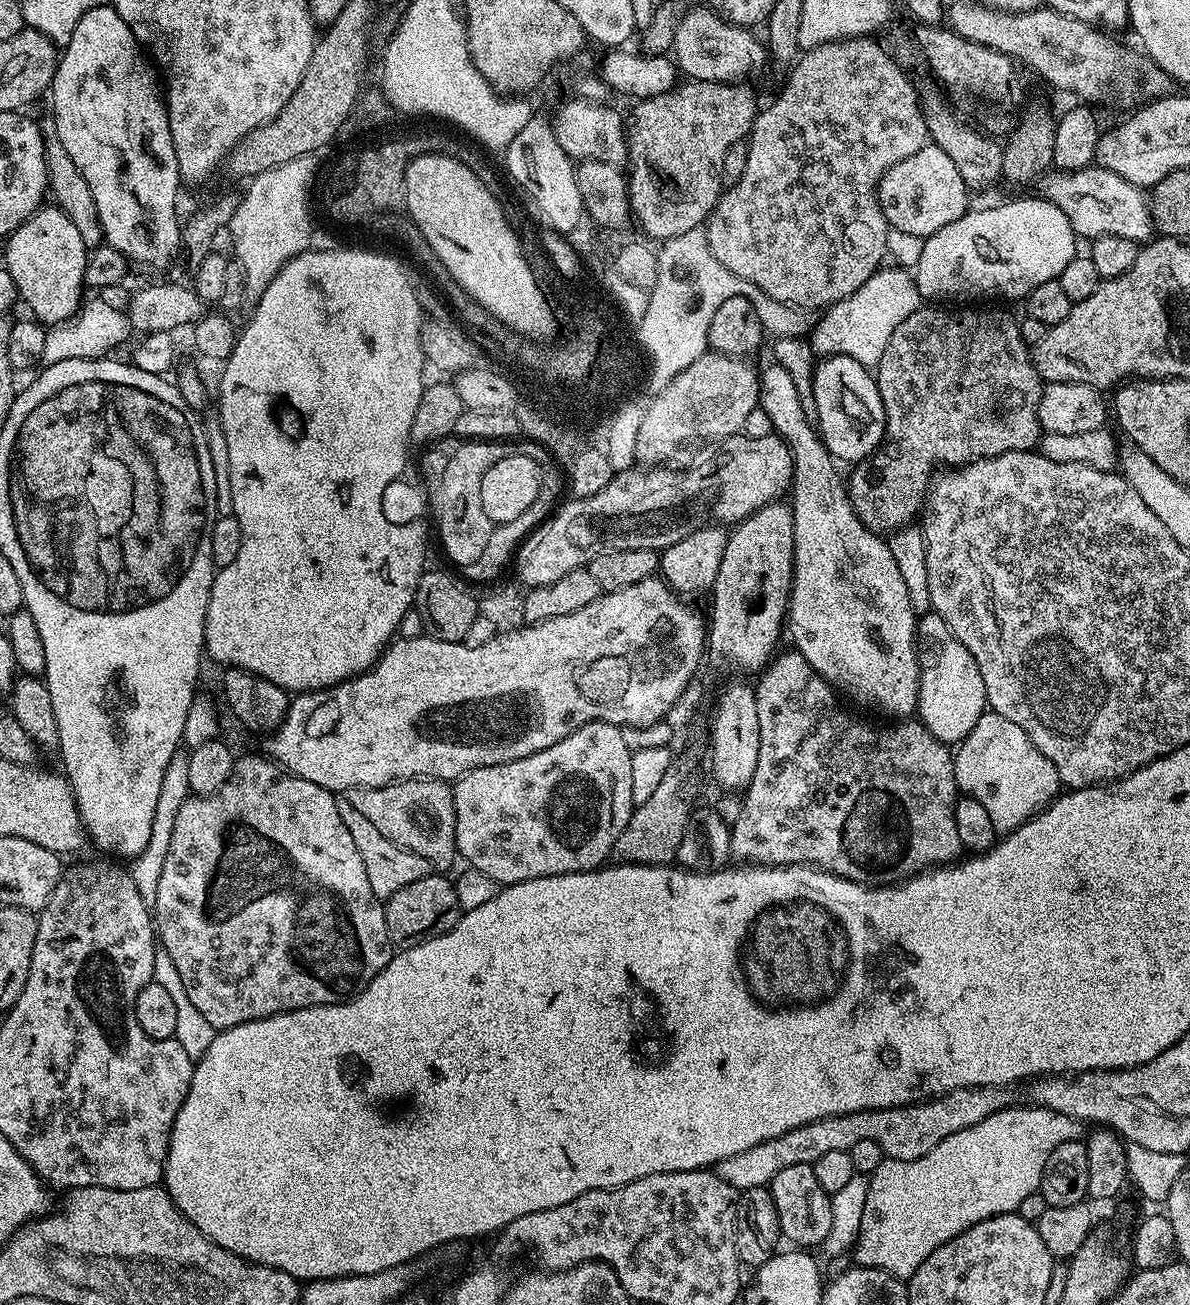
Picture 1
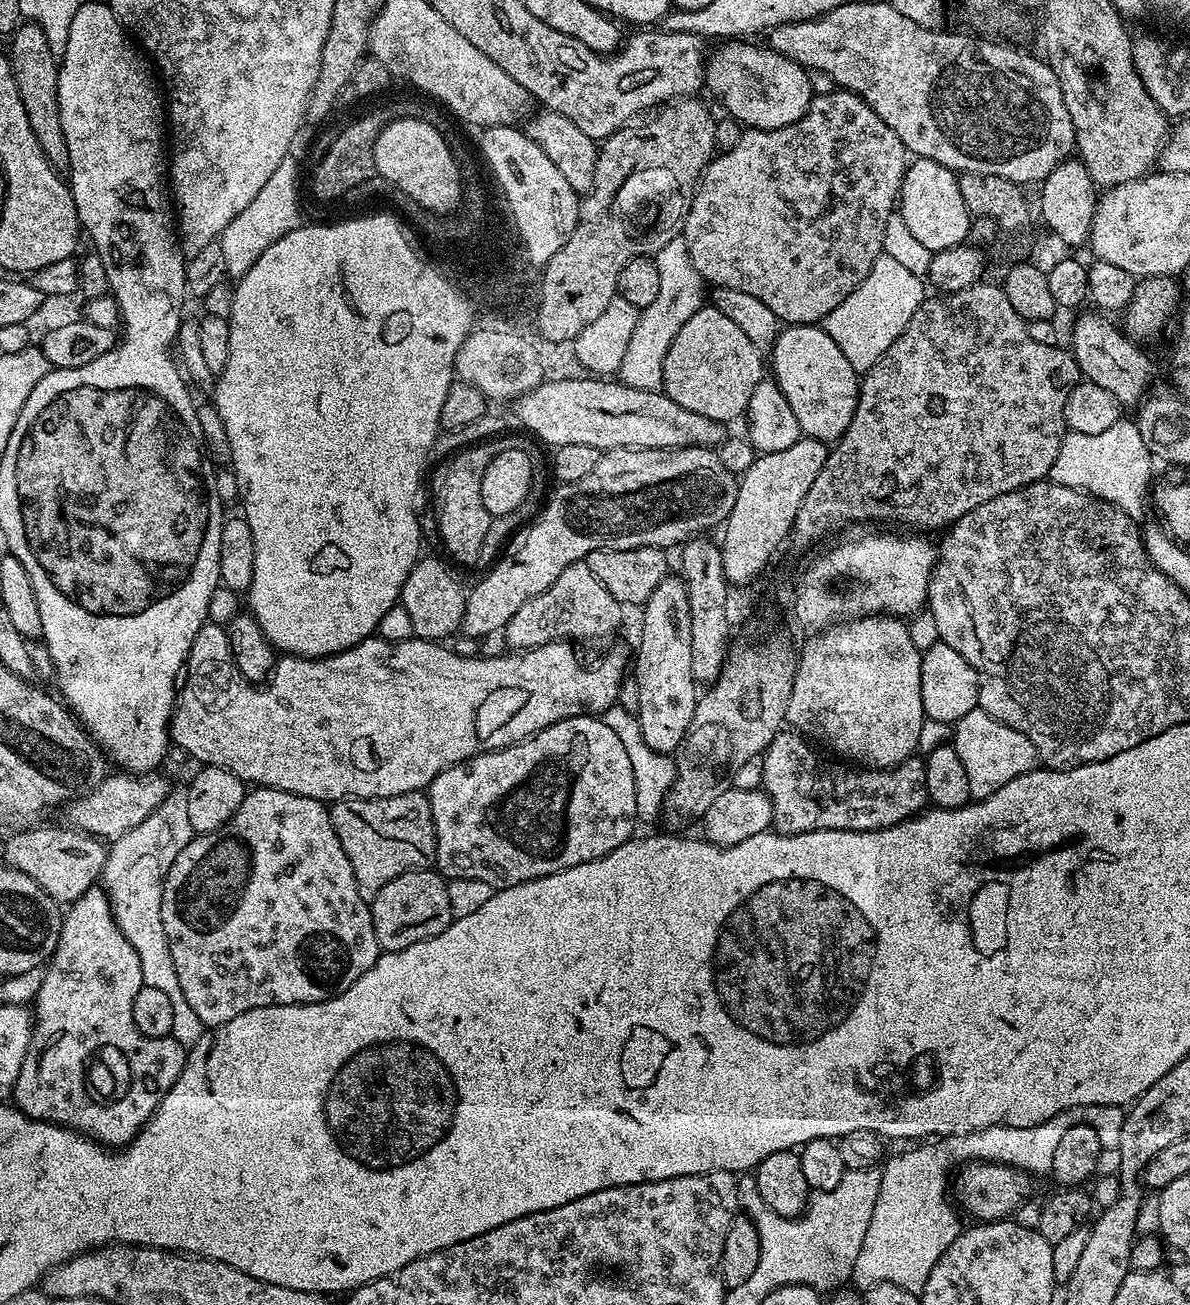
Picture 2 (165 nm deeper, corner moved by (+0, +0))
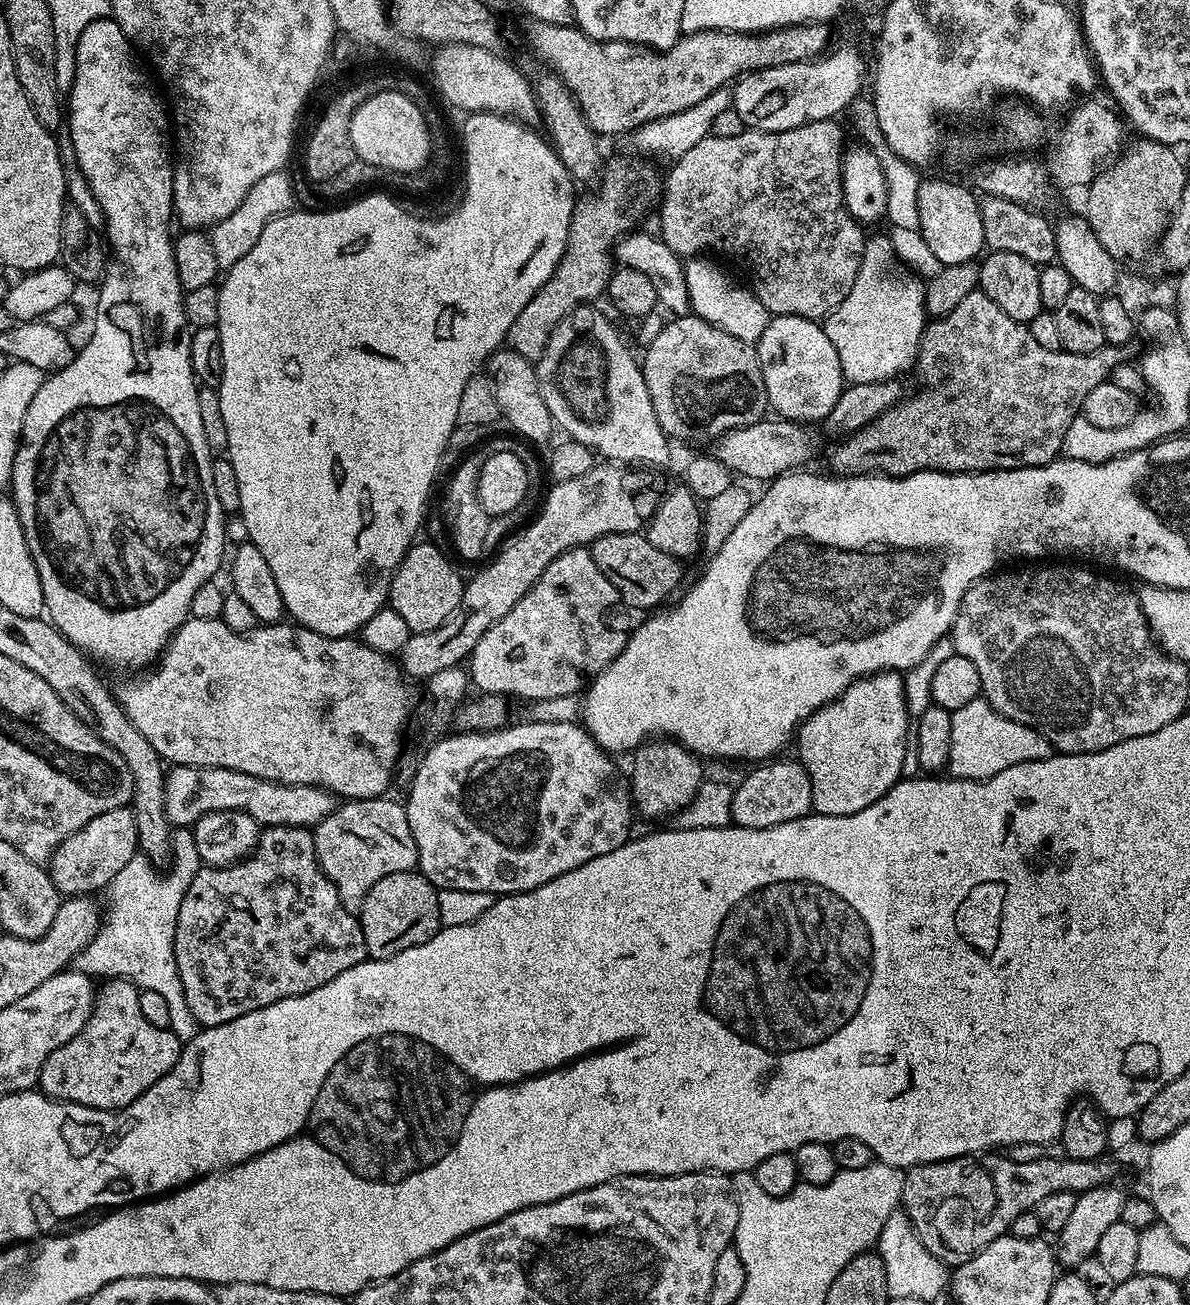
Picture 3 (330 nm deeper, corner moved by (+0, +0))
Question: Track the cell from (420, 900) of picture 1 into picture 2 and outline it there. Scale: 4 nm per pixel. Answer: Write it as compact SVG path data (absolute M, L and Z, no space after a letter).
M436 870L407 872L382 886L370 901L374 934L384 952L401 952L414 942L434 938L453 922L450 894L445 877Z

